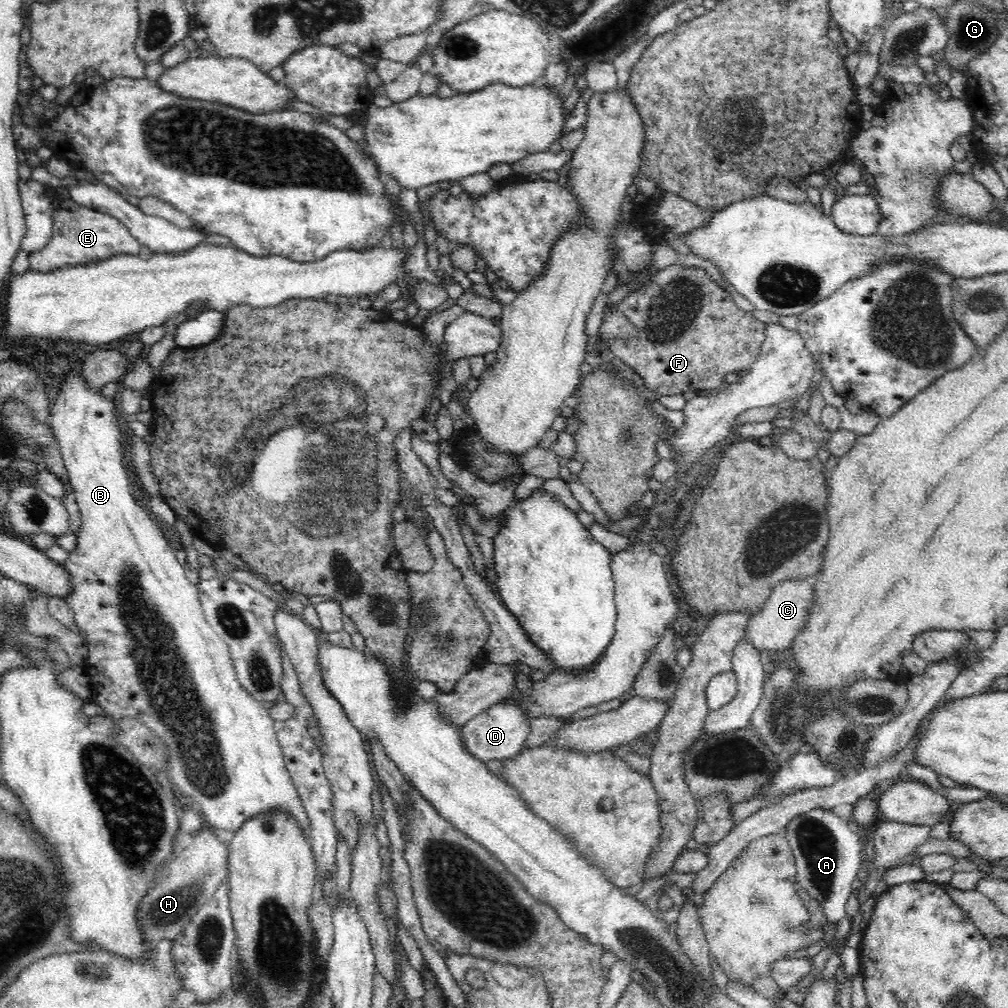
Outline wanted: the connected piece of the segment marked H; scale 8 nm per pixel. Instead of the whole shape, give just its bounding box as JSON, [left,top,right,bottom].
[138,827,230,944]

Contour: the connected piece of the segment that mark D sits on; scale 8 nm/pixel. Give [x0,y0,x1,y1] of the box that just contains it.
[461,698,530,762]

